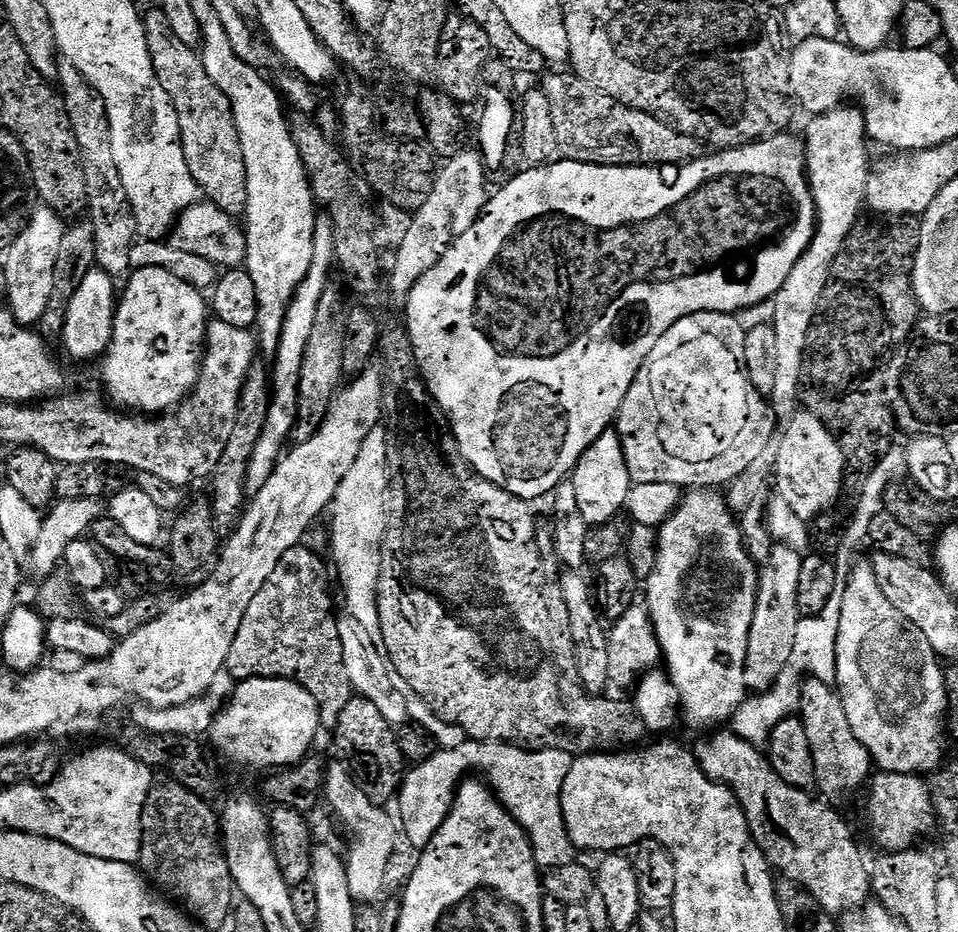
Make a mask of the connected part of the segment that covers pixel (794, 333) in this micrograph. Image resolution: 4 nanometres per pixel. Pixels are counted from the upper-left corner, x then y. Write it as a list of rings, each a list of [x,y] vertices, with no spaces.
[[[859,107],[831,108],[811,117],[806,135],[806,167],[808,184],[816,203],[816,233],[810,246],[798,258],[790,278],[776,291],[774,316],[771,326],[778,349],[778,366],[775,385],[770,397],[770,407],[777,417],[791,418],[796,415],[800,399],[800,379],[804,369],[804,351],[808,346],[808,334],[813,319],[820,309],[820,286],[824,284],[828,265],[848,231],[852,219],[861,216],[865,207],[867,180],[870,173],[868,144],[870,137],[864,127],[864,113]]]

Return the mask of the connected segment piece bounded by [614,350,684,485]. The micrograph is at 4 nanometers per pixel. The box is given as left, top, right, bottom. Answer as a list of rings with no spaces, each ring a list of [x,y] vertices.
[[[650,350],[644,365],[638,370],[630,390],[614,421],[614,431],[620,437],[624,461],[633,485],[674,484],[676,476],[684,472],[684,460],[676,460],[668,452],[668,440],[664,440],[664,416],[660,416],[660,400],[656,400],[656,388],[652,388],[652,364],[656,364],[656,352]]]

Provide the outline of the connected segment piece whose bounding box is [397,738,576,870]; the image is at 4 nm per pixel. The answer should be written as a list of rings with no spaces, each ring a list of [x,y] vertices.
[[[467,739],[460,747],[438,750],[422,764],[405,773],[397,802],[400,826],[409,842],[422,850],[442,826],[456,799],[456,789],[472,770],[478,770],[496,793],[500,803],[520,824],[531,842],[537,867],[561,868],[575,863],[576,847],[566,830],[561,808],[562,786],[572,769],[573,755],[566,751],[529,750],[519,745]]]

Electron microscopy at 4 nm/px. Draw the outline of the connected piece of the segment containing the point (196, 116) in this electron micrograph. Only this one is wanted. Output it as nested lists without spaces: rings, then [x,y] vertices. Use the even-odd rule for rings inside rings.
[[[145,11],[142,19],[156,77],[162,90],[166,90],[166,94],[172,100],[174,110],[178,114],[182,154],[186,158],[186,166],[190,166],[190,174],[194,174],[194,182],[200,188],[201,193],[211,203],[219,206],[223,212],[237,218],[243,217],[248,210],[246,158],[242,158],[242,138],[238,132],[234,110],[230,106],[230,98],[226,98],[226,94],[222,94],[222,90],[218,90],[218,86],[210,82],[210,74],[206,74],[206,66],[201,53],[197,49],[186,46],[186,42],[174,36],[170,22],[166,22],[164,12]]]

